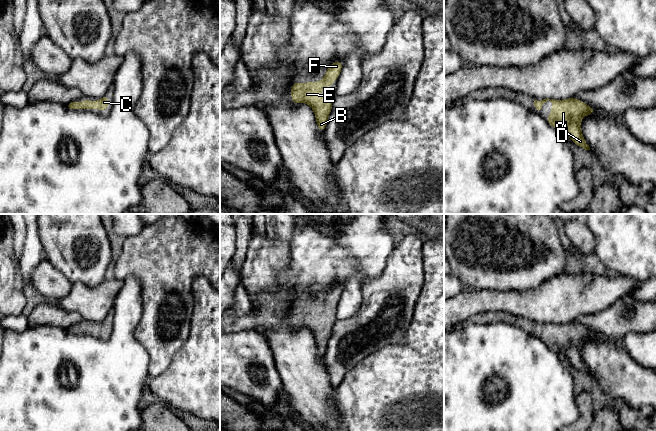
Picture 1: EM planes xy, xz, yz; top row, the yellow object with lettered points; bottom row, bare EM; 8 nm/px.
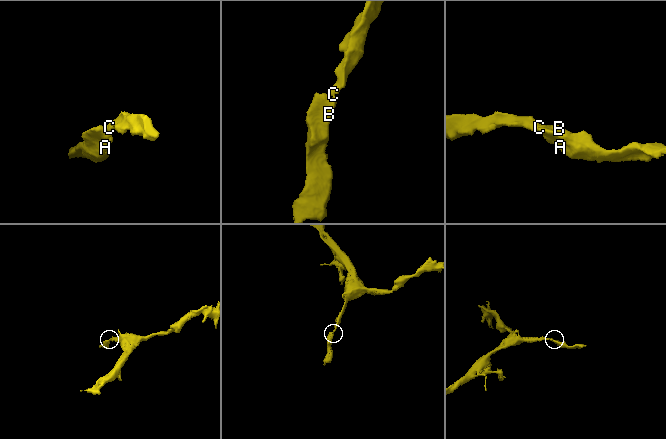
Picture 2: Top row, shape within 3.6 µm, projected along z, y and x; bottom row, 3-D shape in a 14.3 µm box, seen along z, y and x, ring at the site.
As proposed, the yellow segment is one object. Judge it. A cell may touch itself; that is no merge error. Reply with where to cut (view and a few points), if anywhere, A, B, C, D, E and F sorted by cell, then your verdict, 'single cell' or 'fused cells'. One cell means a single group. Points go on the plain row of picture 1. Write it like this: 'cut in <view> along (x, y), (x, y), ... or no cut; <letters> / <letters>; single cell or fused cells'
no cut; A B C D E F; single cell

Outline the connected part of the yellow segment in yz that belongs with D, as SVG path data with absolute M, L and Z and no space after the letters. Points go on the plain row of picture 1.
M575 321L565 324L548 322L541 325L534 324L534 330L537 334L541 334L542 329L548 324L552 327L552 337L546 339L546 345L558 355L565 354L569 359L569 363L577 370L590 374L581 356L581 342L585 339L595 338L594 331Z

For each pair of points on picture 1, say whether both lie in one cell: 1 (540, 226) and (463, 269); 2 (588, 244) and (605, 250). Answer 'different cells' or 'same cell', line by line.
1: same cell
2: different cells

